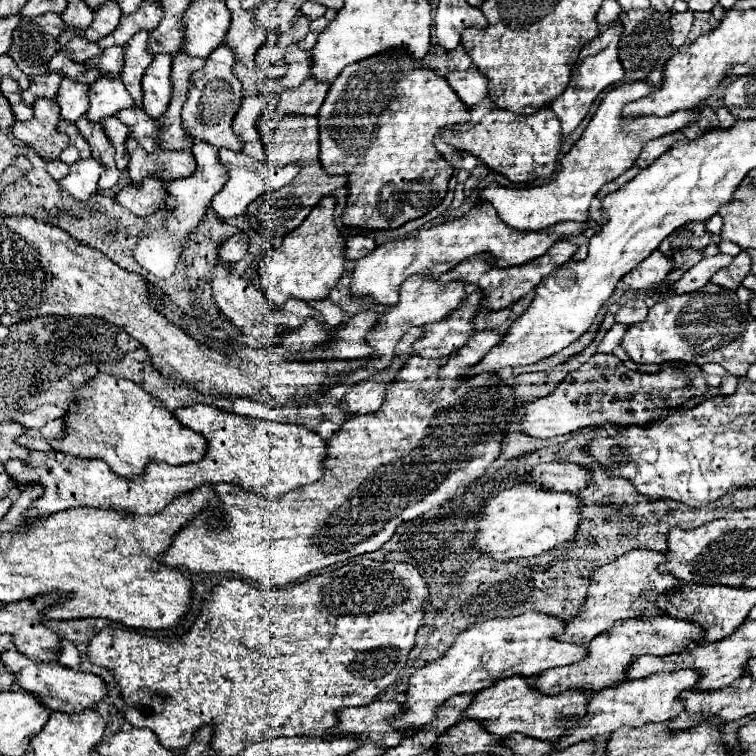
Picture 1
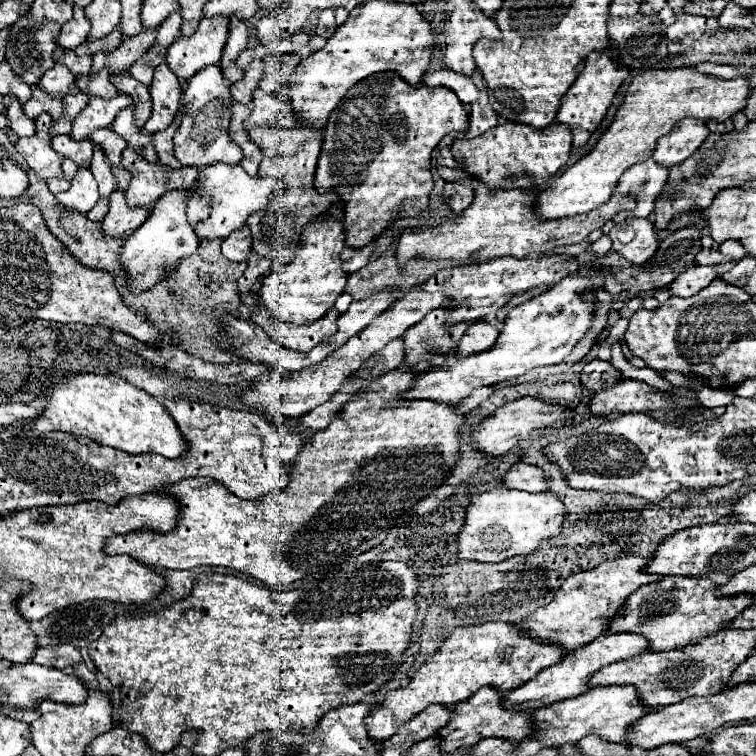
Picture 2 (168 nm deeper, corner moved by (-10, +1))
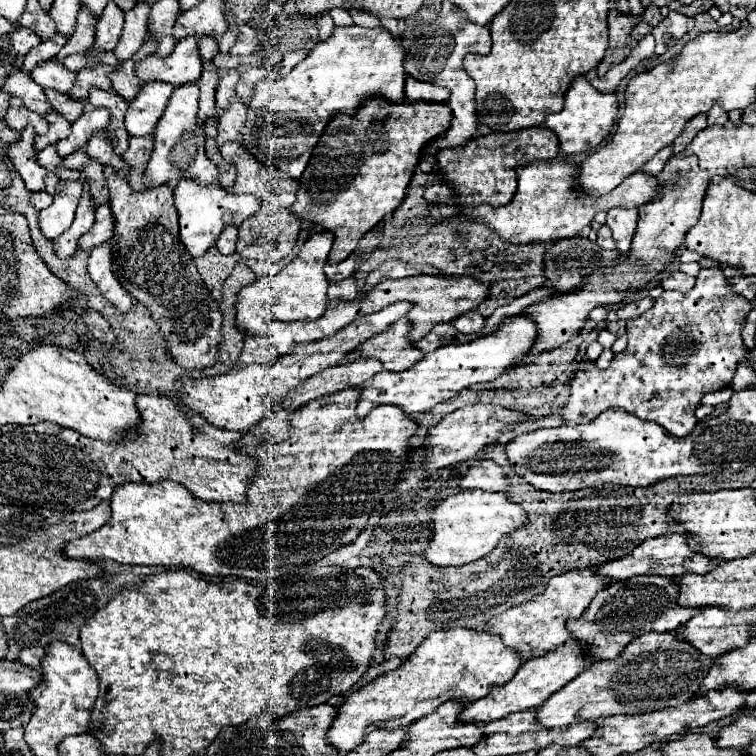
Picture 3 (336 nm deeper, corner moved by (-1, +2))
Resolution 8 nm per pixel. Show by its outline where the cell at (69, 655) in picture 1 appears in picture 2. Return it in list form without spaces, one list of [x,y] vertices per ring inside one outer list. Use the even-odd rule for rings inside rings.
[[[58,645],[58,647],[38,647],[32,661],[38,665],[54,667],[54,669],[70,669],[80,663],[80,653],[74,645]]]

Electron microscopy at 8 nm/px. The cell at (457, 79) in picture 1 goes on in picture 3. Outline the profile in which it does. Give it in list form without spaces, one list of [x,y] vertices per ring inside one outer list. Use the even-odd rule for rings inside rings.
[[[407,78],[405,80],[405,100],[407,102],[415,102],[415,100],[431,100],[431,102],[445,102],[449,100],[451,92],[449,88],[431,84],[431,82],[421,82],[415,78]]]

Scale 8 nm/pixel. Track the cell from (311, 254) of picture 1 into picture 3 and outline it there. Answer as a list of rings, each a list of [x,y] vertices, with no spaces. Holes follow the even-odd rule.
[[[317,232],[309,236],[301,254],[293,258],[279,274],[271,278],[259,278],[253,284],[245,286],[237,298],[237,326],[247,334],[261,334],[261,322],[281,320],[281,322],[311,322],[317,320],[327,308],[327,288],[329,280],[325,278],[323,266],[327,254],[333,246],[335,236],[331,232]]]

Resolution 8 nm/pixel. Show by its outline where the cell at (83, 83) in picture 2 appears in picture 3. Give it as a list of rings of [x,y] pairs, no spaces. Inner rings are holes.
[[[45,90],[45,96],[51,102],[51,108],[57,110],[59,114],[63,114],[65,118],[69,118],[69,122],[75,122],[87,108],[87,100],[75,100],[69,94],[61,94],[57,90]]]

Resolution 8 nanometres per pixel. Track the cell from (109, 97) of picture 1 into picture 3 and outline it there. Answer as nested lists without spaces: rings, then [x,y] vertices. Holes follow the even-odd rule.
[[[89,108],[89,110],[85,110],[85,114],[81,114],[81,118],[73,122],[71,134],[65,140],[55,144],[57,152],[65,158],[73,150],[81,148],[91,138],[93,132],[105,128],[107,124],[109,124],[109,110],[105,110],[105,108]]]

